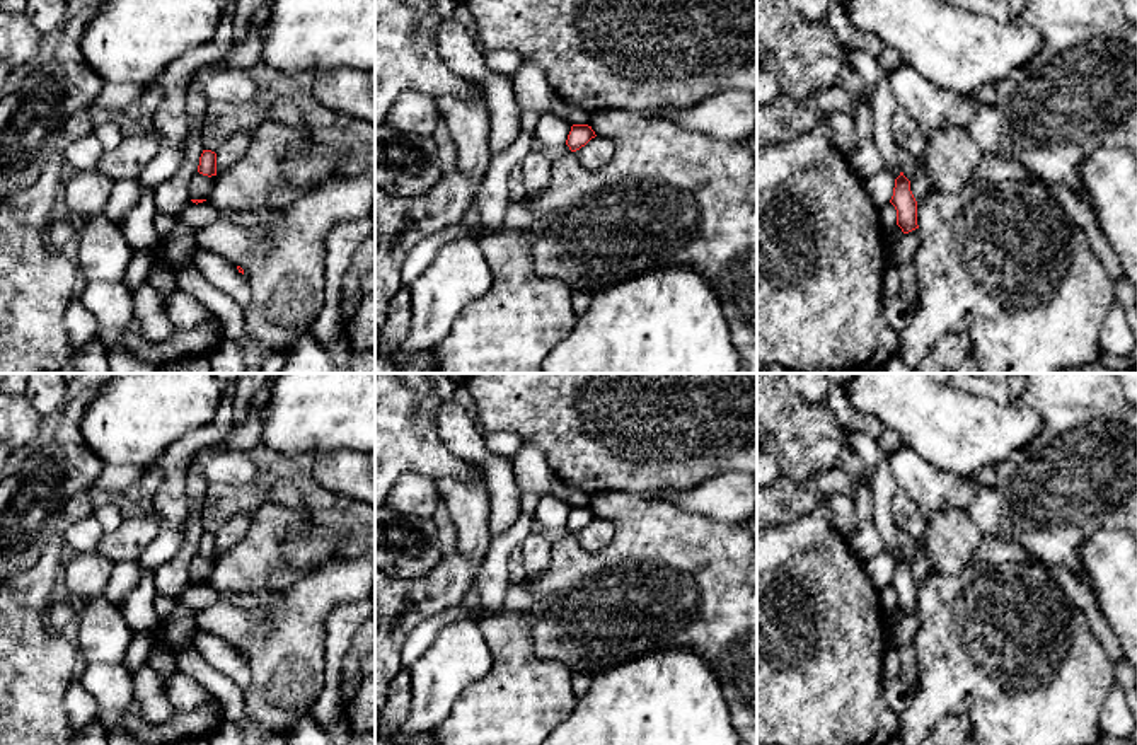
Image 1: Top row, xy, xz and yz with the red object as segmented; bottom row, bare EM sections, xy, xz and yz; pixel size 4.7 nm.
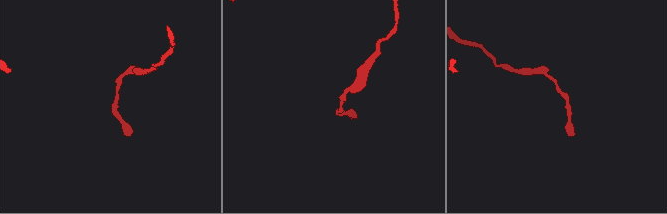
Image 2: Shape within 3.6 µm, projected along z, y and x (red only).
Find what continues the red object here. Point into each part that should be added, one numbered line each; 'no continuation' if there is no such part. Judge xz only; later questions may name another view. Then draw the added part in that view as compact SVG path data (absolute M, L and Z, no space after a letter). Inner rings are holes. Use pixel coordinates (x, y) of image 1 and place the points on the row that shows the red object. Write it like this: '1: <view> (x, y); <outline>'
no continuation

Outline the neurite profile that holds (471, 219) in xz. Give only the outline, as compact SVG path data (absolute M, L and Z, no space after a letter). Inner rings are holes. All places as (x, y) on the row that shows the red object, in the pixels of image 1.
M474 203L465 210L460 223L464 223L467 228L470 228L474 232L476 240L498 230L498 228L488 228L481 223L481 217L479 217L477 206Z

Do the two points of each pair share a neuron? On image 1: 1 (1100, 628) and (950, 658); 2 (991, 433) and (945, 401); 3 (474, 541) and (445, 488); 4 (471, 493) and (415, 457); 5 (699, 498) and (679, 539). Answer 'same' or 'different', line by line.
1: different
2: same
3: same
4: different
5: different

